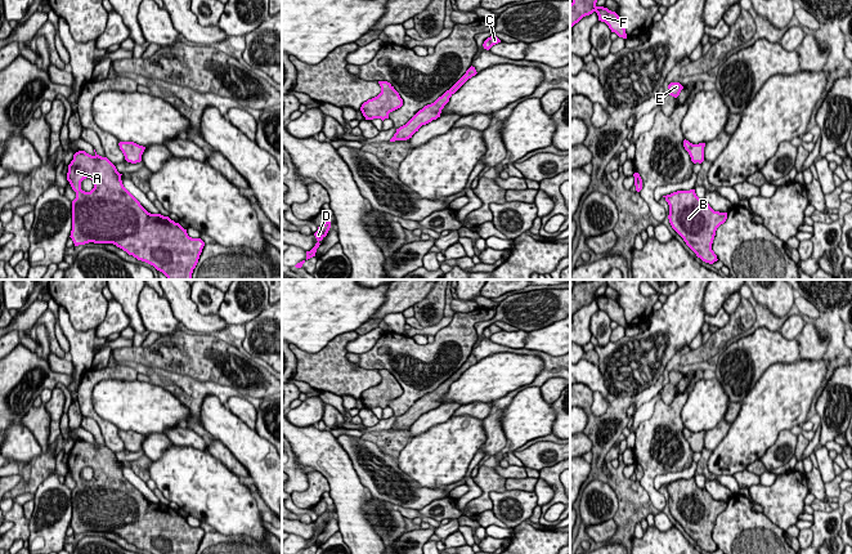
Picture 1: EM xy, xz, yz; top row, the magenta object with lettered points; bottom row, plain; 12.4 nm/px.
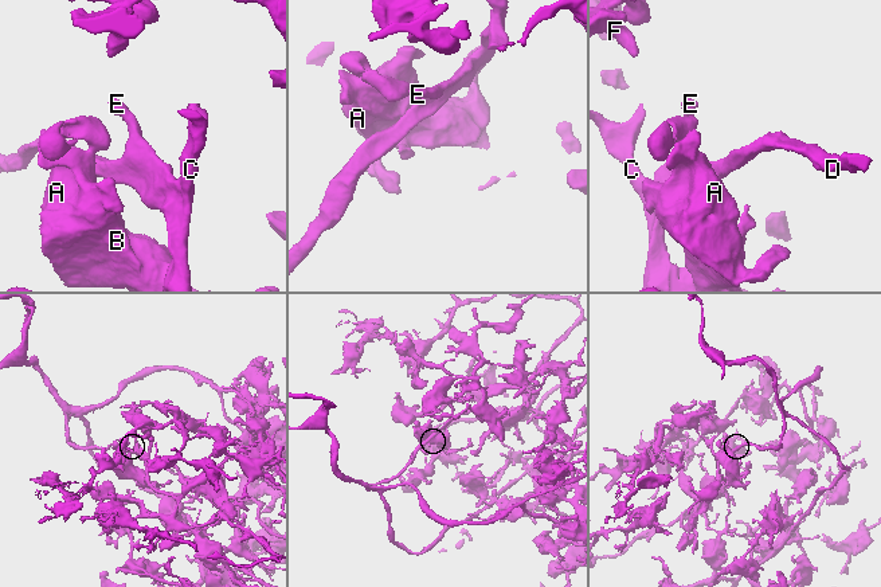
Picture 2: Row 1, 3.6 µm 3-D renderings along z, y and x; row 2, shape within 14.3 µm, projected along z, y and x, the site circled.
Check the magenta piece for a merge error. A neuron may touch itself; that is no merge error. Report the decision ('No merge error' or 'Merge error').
No merge error

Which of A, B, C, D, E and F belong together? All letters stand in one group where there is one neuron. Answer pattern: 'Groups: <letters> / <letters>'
Groups: A B C D E F

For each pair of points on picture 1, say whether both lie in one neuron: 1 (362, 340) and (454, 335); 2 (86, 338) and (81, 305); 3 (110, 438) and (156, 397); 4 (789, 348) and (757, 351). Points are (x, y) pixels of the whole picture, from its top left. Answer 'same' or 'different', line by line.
1: different
2: different
3: different
4: same

